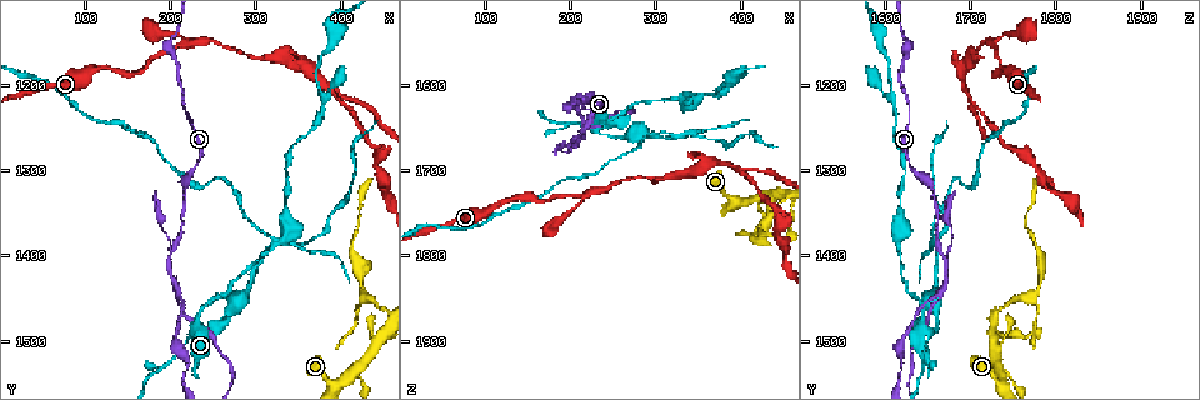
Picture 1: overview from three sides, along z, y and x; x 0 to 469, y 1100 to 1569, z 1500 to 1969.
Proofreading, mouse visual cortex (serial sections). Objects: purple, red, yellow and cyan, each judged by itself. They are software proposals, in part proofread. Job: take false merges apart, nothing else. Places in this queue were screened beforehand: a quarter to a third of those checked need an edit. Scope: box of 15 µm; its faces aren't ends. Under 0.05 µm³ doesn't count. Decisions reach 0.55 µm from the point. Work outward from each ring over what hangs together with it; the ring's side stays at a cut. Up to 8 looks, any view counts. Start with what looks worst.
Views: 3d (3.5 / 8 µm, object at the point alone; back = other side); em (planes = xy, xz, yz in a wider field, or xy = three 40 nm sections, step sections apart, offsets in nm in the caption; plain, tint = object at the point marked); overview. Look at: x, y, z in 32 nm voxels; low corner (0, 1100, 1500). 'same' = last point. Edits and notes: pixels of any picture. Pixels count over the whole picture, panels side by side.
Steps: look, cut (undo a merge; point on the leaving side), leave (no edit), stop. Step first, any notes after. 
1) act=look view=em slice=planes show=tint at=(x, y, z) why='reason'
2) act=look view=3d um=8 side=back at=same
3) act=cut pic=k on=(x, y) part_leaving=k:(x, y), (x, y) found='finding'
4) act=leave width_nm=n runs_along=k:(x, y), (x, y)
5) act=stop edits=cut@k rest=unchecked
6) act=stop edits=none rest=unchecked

act=look view=3d um=3.5 at=(205, 1400, 1665) why='a fork'

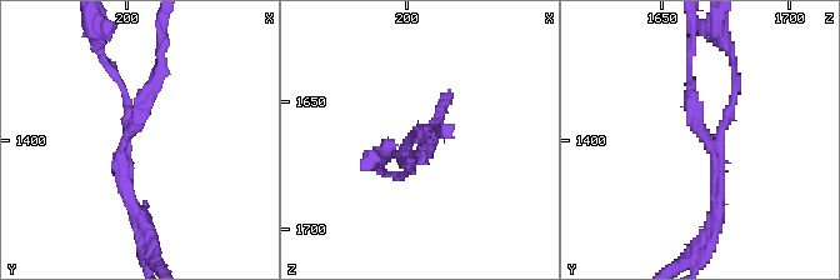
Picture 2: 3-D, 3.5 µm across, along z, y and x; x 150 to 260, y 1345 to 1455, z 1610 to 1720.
act=look view=em slice=xy step=2 show=tint at=(200, 1398, 1667) why='need the tissue'

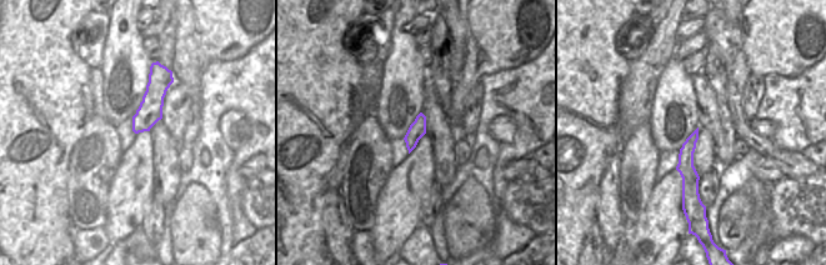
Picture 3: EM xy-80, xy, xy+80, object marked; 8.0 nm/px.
act=look view=em slice=planes show=tint at=same why='another direction'

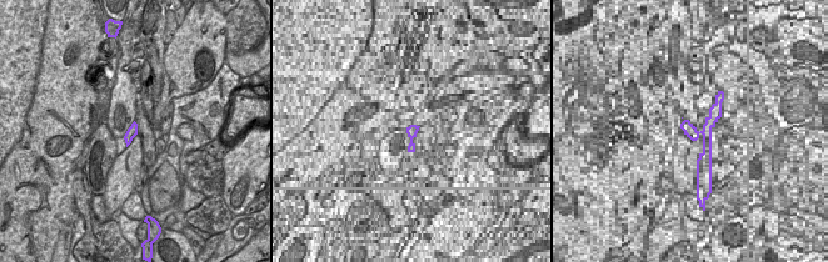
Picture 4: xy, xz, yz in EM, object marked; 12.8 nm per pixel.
act=cut pic=2 on=(735, 90) arm_widths_nm=100,100,200 found='a second cell is stuck on'

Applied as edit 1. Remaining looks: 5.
act=look view=overview why='redraw'

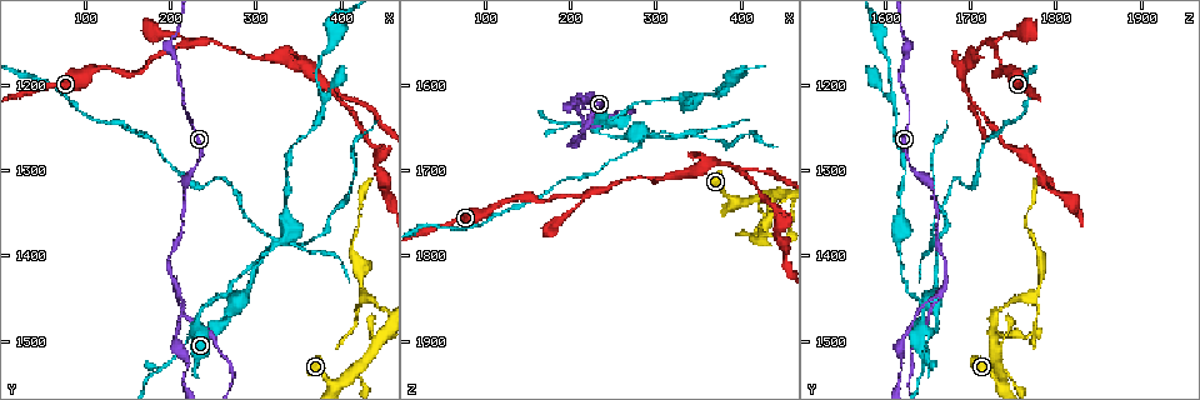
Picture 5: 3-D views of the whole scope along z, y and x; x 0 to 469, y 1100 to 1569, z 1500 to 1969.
act=look view=3d um=3.5 at=(210, 1445, 1655) why='two arms in line, one across'

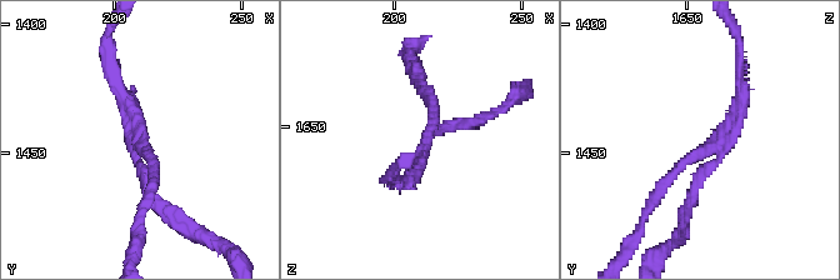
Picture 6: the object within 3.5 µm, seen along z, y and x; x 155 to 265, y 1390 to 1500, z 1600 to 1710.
act=look view=em slice=xy step=2 show=tint at=(212, 1450, 1656) arms=3 arm_widths_nm=150,150,200

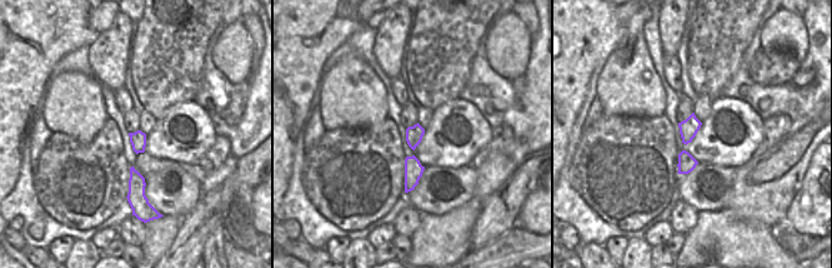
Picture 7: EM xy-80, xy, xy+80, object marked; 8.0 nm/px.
act=cut pic=6 on=(689, 204) found='two cells meet here'

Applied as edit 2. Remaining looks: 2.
act=stop edits=cut@2,cut@6 rest=unchecked

